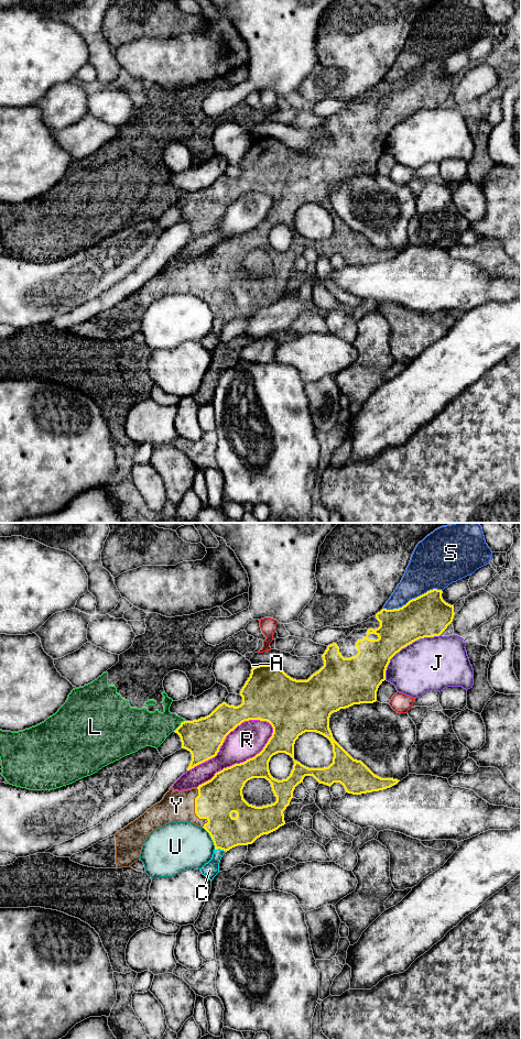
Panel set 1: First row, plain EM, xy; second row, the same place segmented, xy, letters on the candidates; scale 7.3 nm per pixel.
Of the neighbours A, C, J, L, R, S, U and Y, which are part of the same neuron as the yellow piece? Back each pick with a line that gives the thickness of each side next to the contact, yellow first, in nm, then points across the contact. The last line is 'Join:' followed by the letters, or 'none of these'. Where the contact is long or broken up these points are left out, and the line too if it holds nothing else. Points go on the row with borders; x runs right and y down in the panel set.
C: 240/110 nm
Y: 300/220 nm
Join: C, Y

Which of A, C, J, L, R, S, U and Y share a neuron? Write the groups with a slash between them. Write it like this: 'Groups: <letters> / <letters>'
Groups: A / C Y / J / L / R / S / U

